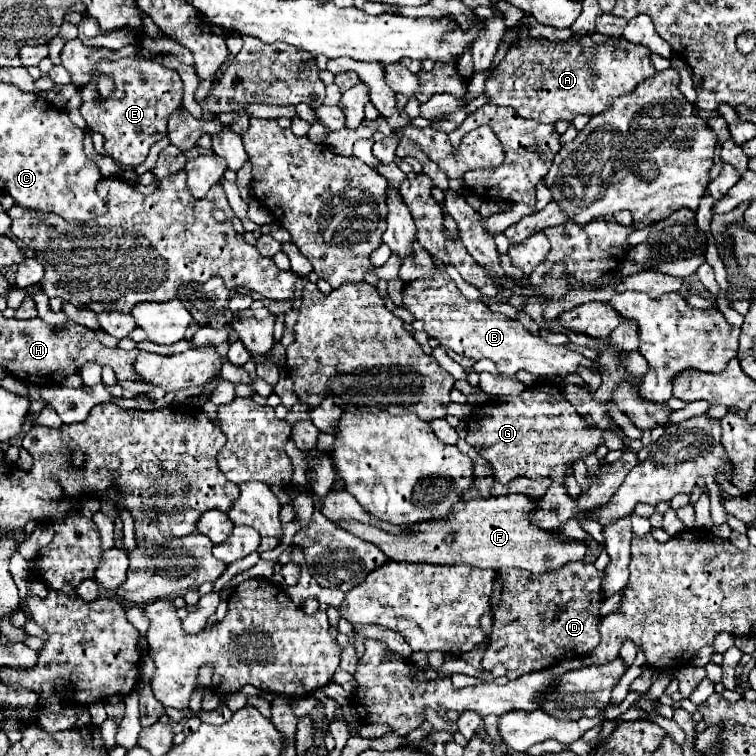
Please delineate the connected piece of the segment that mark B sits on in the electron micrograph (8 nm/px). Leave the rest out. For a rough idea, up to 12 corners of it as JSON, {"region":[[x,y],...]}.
{"region":[[443,270],[407,284],[407,310],[441,346],[497,370],[603,372],[519,320],[467,300]]}

